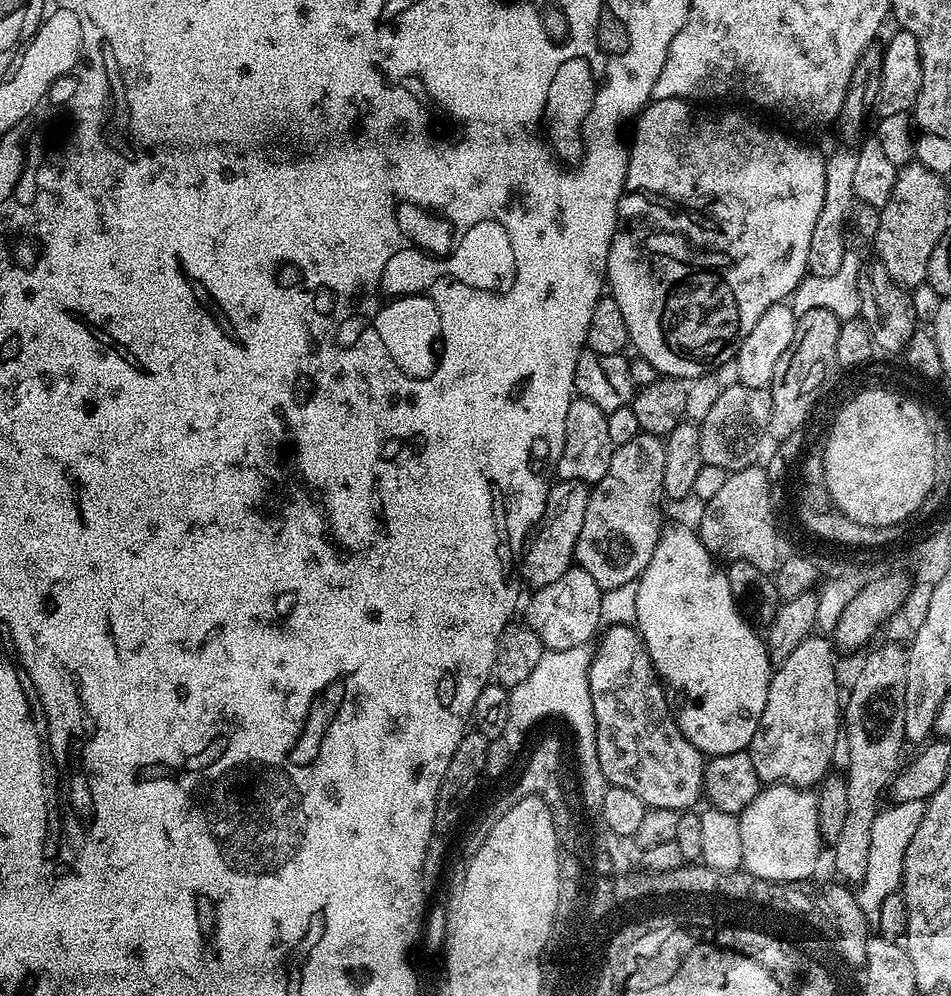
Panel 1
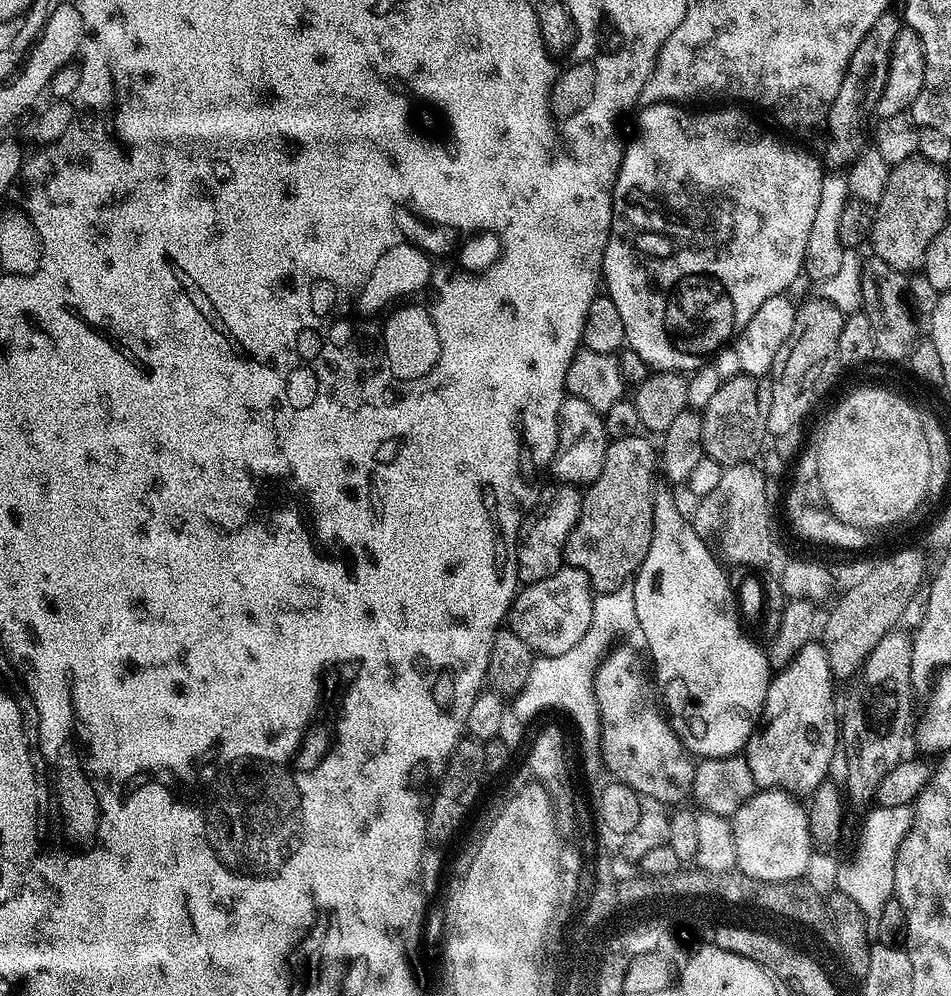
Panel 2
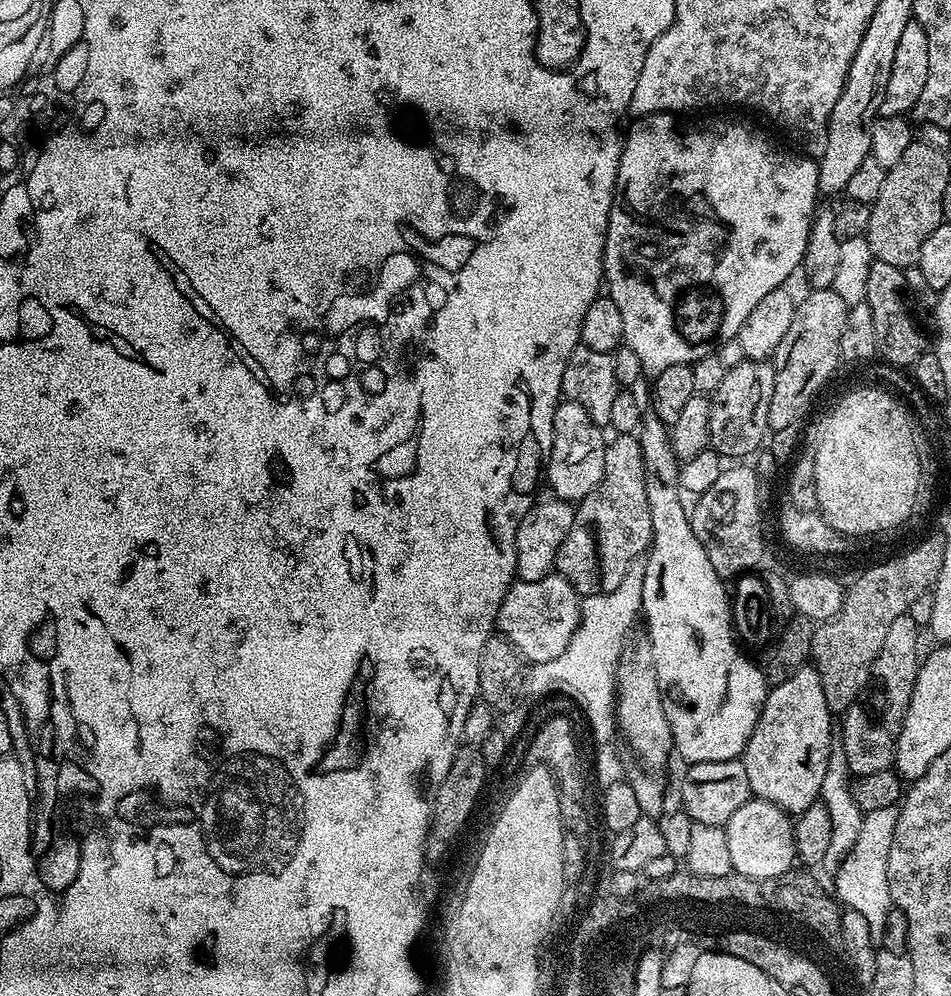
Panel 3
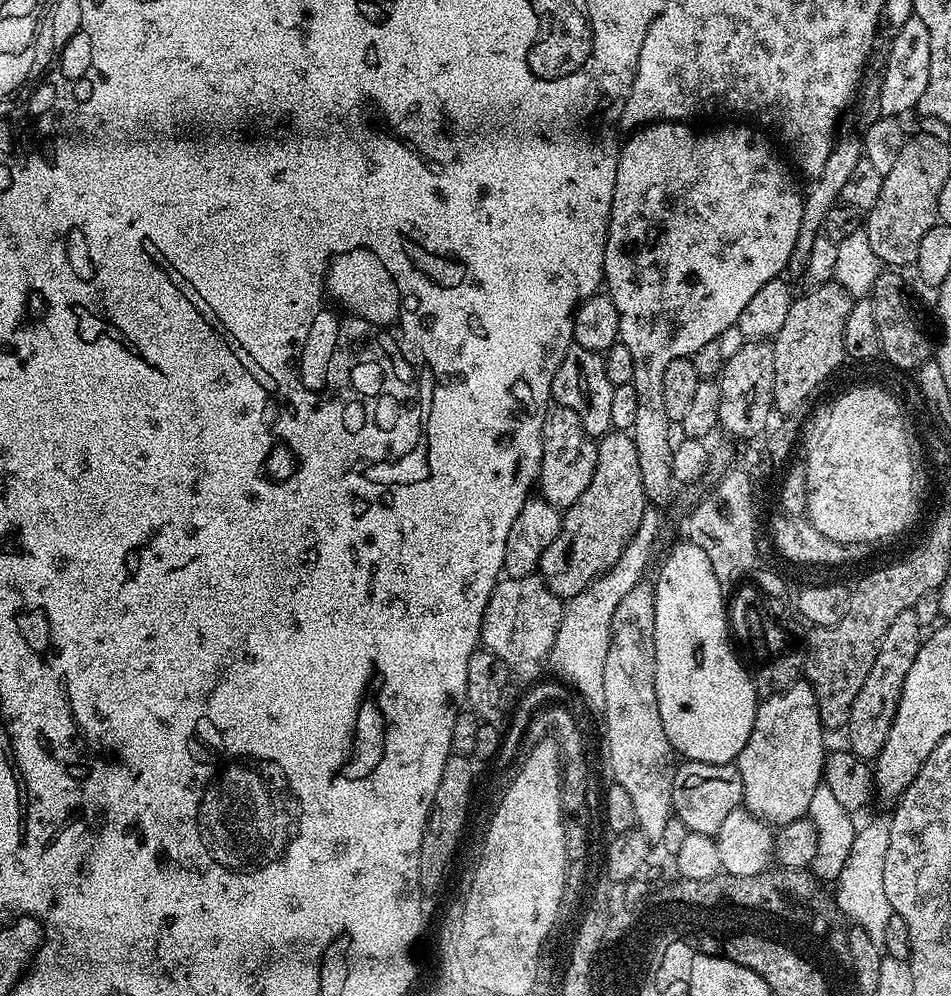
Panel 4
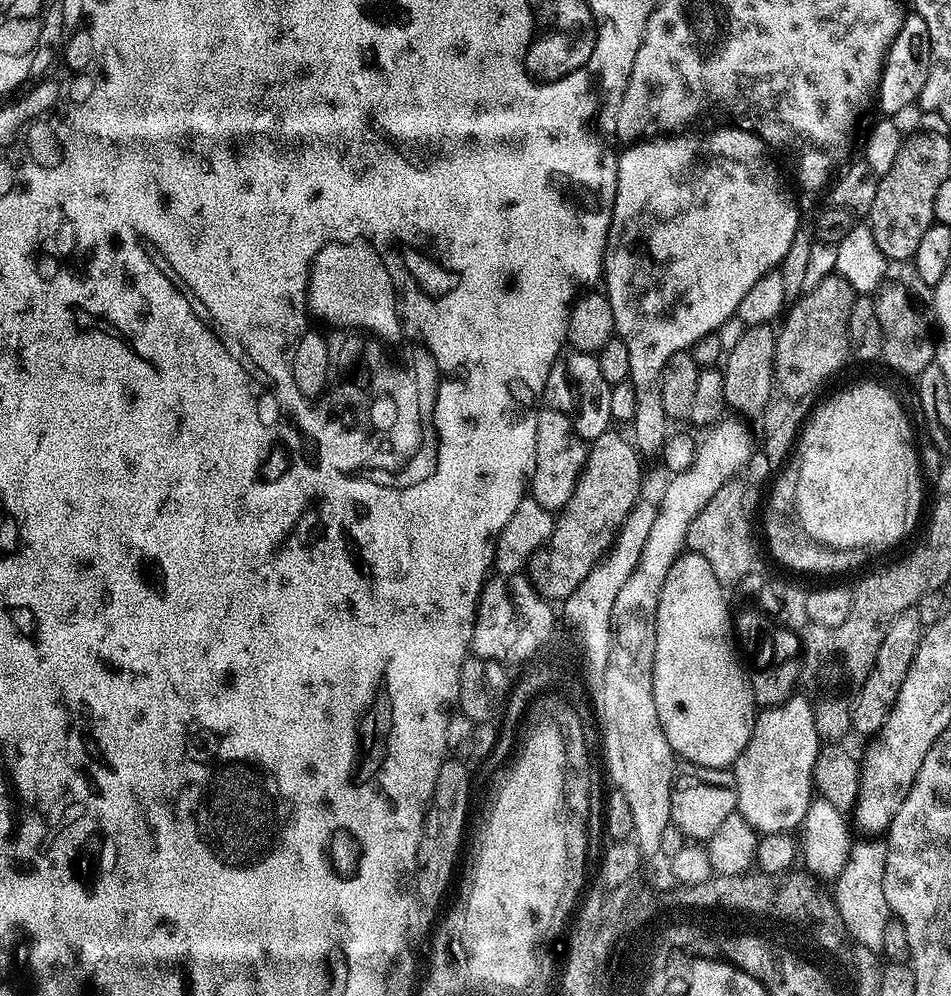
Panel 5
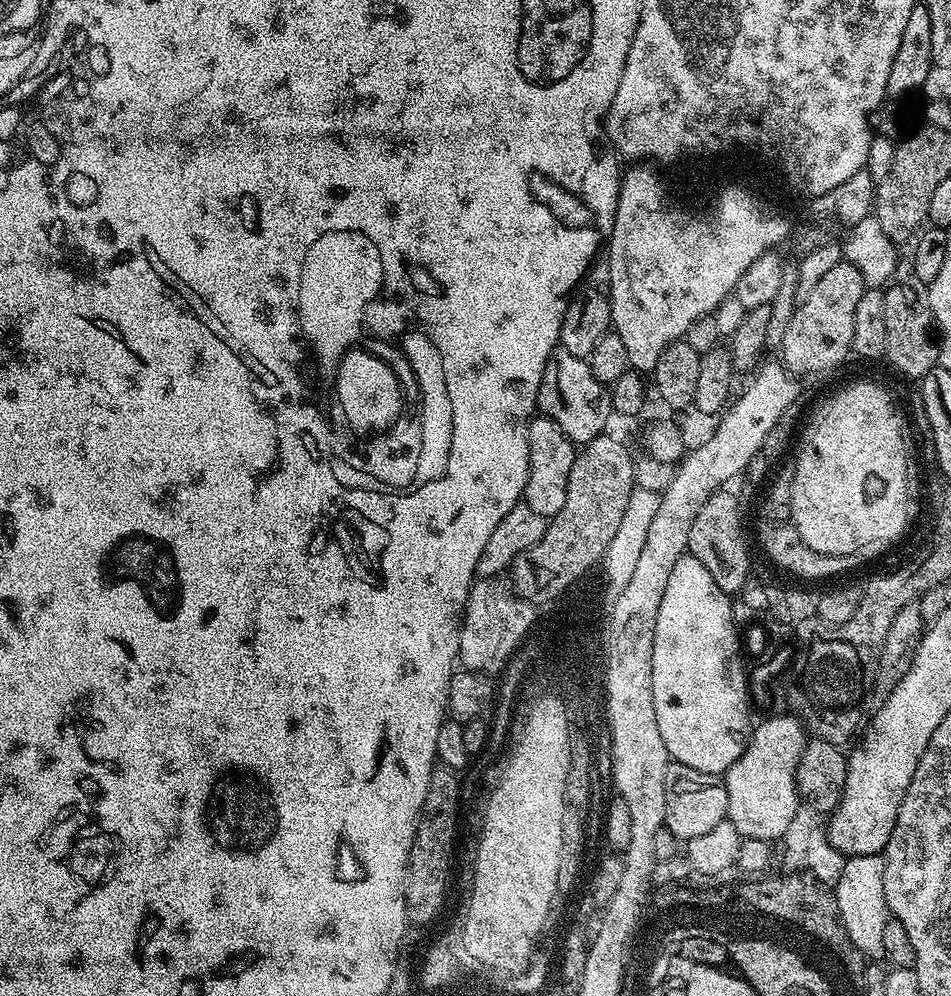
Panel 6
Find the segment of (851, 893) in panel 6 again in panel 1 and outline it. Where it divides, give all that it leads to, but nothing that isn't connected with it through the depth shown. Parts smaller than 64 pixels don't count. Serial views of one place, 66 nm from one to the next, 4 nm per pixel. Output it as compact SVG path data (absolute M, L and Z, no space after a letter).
M919 799L917 801L893 803L890 807L883 807L876 815L874 825L871 826L870 849L866 862L866 870L863 878L859 881L857 896L859 905L866 914L869 927L874 928L879 919L879 909L882 901L887 895L899 889L903 881L904 860L906 848L910 839L921 820L924 817L927 801Z

